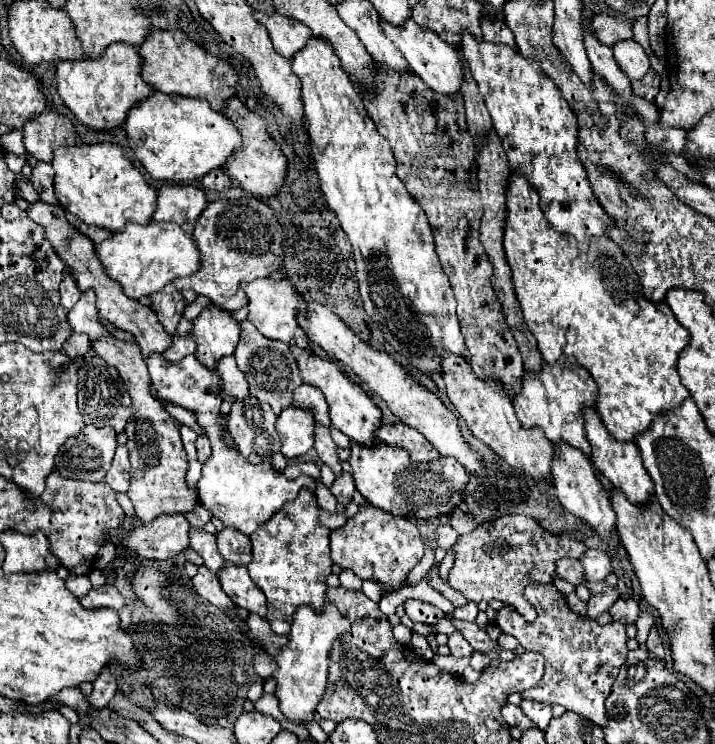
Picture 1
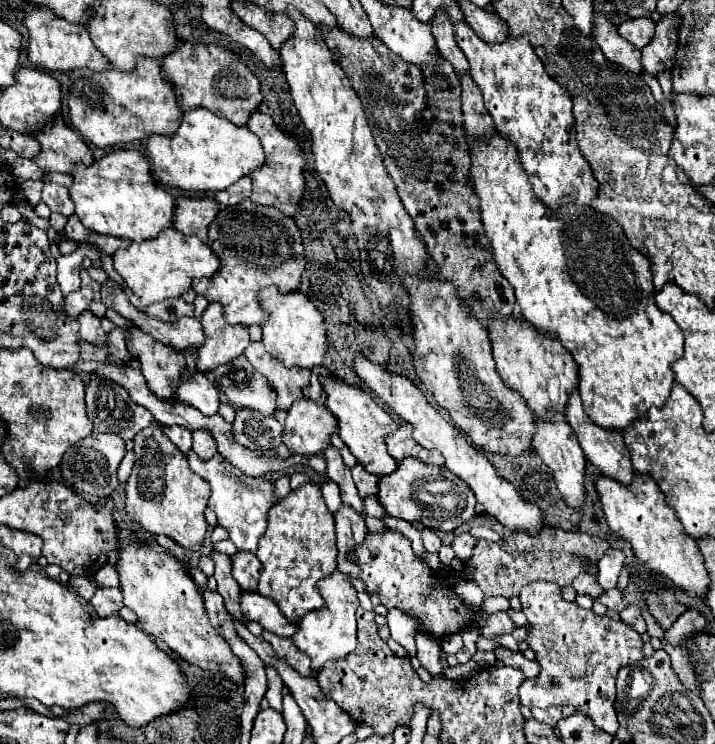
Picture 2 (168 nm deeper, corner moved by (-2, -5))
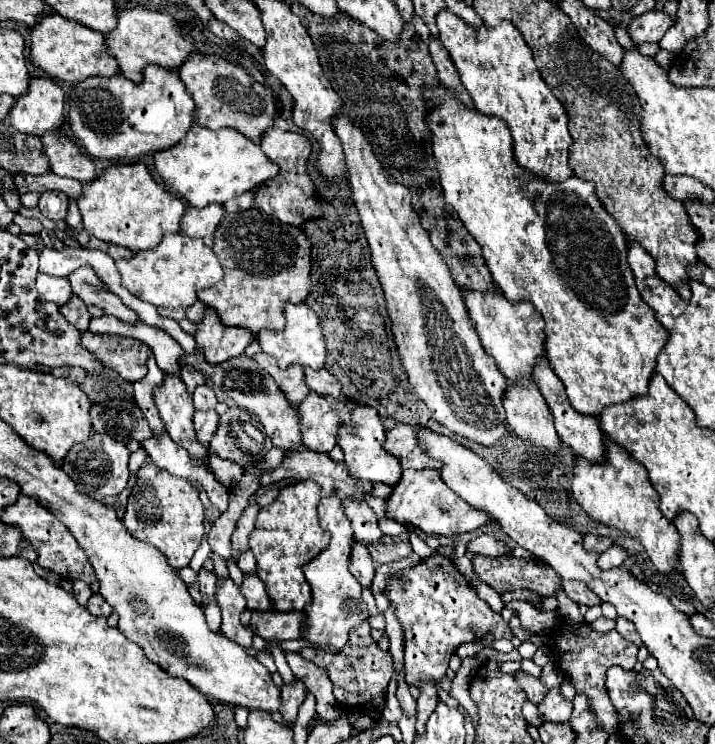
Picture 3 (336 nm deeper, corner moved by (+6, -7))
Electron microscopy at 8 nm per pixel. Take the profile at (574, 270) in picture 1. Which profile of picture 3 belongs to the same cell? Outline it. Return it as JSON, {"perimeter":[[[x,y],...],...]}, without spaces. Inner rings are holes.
{"perimeter":[[[438,85],[434,91],[426,91],[426,97],[432,101],[432,109],[430,109],[430,115],[428,115],[428,127],[432,131],[432,149],[434,149],[434,155],[436,155],[436,161],[438,161],[438,173],[440,173],[440,185],[444,189],[444,199],[446,199],[448,205],[454,207],[454,211],[458,213],[458,217],[462,219],[466,229],[472,233],[476,243],[482,247],[482,255],[486,259],[486,265],[490,267],[492,279],[498,285],[498,289],[502,291],[502,295],[512,303],[530,301],[542,313],[542,317],[546,321],[548,363],[554,369],[554,373],[562,379],[572,407],[578,413],[598,417],[604,411],[604,407],[610,407],[610,405],[616,405],[616,403],[626,403],[634,397],[646,395],[648,383],[650,383],[654,367],[656,367],[656,357],[658,357],[660,349],[666,345],[666,341],[670,339],[670,335],[656,321],[654,311],[640,299],[640,293],[638,293],[636,283],[634,283],[632,269],[630,269],[628,259],[626,259],[628,257],[626,235],[620,231],[618,223],[614,223],[614,219],[608,215],[608,211],[602,207],[602,203],[598,203],[598,199],[594,195],[594,185],[586,183],[578,177],[570,177],[564,183],[544,183],[544,179],[540,179],[540,177],[536,177],[536,175],[532,175],[532,173],[528,173],[528,171],[524,171],[522,167],[516,165],[516,161],[512,157],[512,137],[510,137],[506,123],[502,123],[502,119],[482,115],[476,109],[466,109],[454,95],[444,91],[442,85]]]}

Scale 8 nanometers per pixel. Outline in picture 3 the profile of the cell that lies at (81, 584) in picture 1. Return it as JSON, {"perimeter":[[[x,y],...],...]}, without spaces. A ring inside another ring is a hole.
{"perimeter":[[[72,581],[72,591],[74,591],[74,597],[78,599],[78,603],[80,603],[82,607],[86,607],[86,603],[88,603],[88,599],[90,599],[90,595],[92,595],[90,585],[84,583],[84,581]]]}

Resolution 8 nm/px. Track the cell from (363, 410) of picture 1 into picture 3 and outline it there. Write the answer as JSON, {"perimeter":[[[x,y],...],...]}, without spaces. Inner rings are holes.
{"perimeter":[[[358,403],[352,411],[352,423],[354,425],[350,425],[350,427],[342,425],[340,431],[338,431],[338,437],[336,437],[338,445],[344,451],[344,463],[350,471],[350,475],[356,477],[356,479],[362,479],[362,481],[382,481],[386,485],[398,483],[398,479],[402,475],[402,469],[400,469],[400,463],[394,461],[394,457],[388,455],[382,447],[386,429],[380,423],[378,411],[374,407]]]}

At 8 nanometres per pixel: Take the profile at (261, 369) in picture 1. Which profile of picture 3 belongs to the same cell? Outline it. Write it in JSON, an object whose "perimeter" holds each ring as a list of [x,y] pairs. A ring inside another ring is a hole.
{"perimeter":[[[256,353],[254,361],[270,373],[270,377],[278,383],[278,387],[282,389],[286,399],[290,399],[292,405],[298,405],[308,395],[310,389],[304,383],[304,371],[300,365],[290,365],[288,369],[280,369],[276,361],[266,353]]]}

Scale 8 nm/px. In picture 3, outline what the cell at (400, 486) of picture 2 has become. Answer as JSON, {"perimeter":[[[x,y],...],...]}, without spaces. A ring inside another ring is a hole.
{"perimeter":[[[406,469],[402,473],[402,479],[394,485],[394,491],[384,499],[386,503],[386,517],[394,519],[398,523],[410,523],[424,531],[426,535],[444,535],[450,537],[454,533],[466,533],[474,531],[480,525],[488,521],[488,515],[482,511],[470,507],[464,503],[438,475],[434,469],[424,469],[424,471],[414,471]]]}

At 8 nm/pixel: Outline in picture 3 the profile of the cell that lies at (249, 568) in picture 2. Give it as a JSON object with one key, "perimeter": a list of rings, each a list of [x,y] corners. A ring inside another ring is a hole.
{"perimeter":[[[244,575],[244,581],[240,585],[240,593],[244,595],[248,609],[254,609],[254,611],[272,609],[270,599],[266,599],[266,591],[264,591],[258,575]]]}

